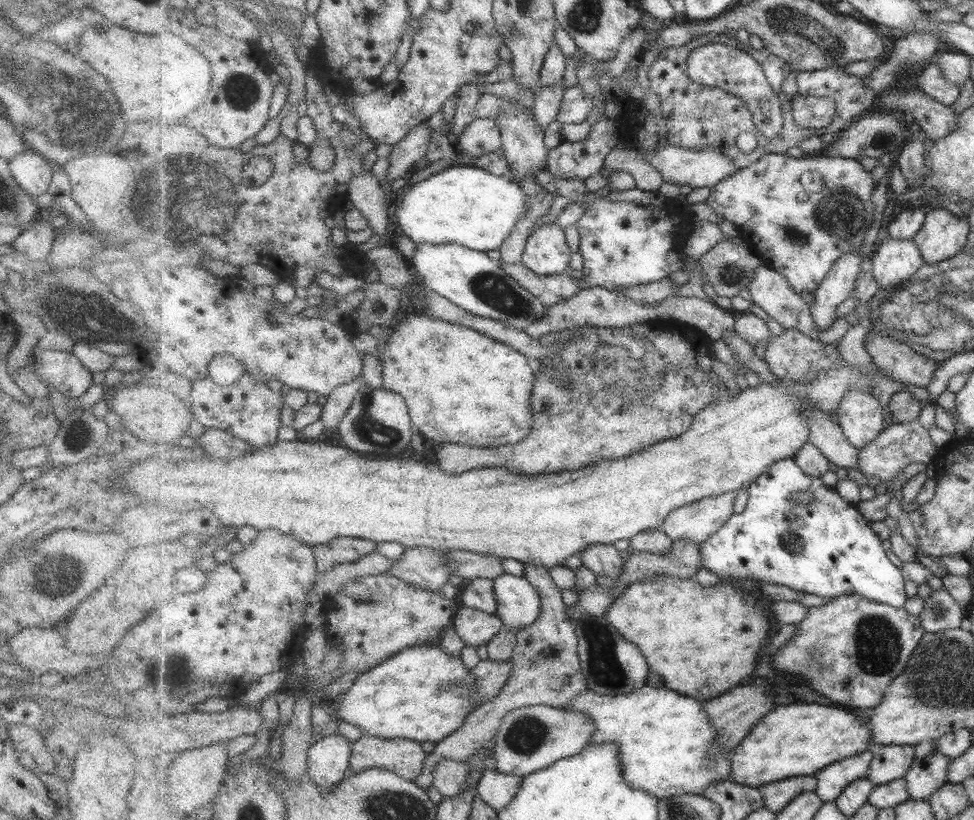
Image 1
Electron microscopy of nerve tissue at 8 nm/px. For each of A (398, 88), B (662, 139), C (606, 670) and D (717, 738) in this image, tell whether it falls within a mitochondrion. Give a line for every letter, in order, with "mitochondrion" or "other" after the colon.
A: other
B: other
C: mitochondrion
D: other

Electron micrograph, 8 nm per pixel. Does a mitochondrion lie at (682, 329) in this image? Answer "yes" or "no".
no

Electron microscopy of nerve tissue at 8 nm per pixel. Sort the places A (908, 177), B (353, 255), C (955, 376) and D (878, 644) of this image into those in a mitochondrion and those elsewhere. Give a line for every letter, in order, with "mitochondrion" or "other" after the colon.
A: other
B: other
C: other
D: mitochondrion

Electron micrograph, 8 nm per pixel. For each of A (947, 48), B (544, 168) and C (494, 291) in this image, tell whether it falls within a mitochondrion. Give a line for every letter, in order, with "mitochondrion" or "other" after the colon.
A: other
B: other
C: mitochondrion

